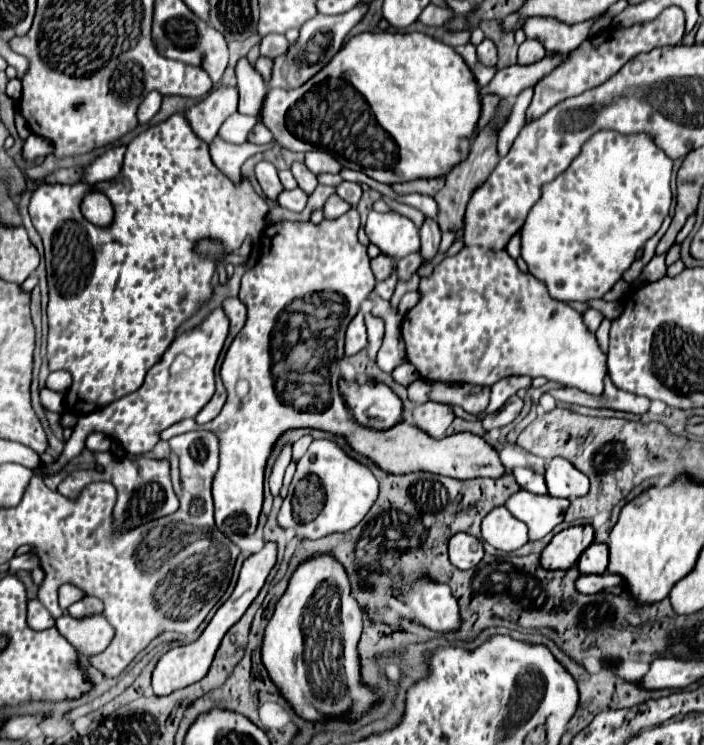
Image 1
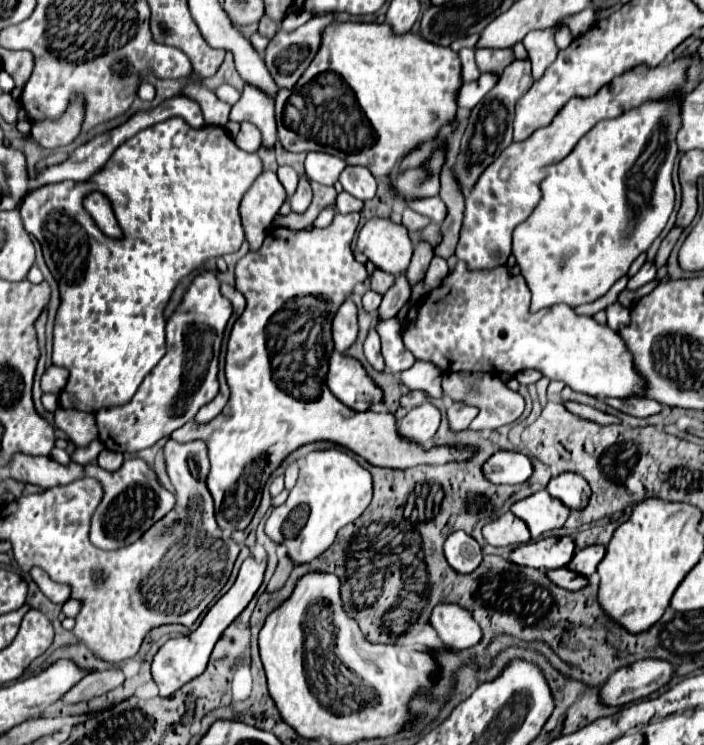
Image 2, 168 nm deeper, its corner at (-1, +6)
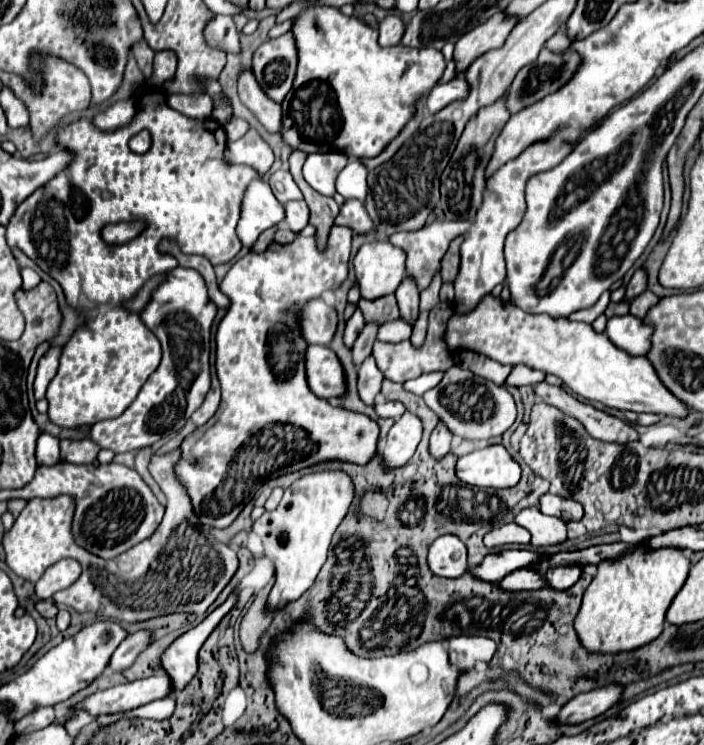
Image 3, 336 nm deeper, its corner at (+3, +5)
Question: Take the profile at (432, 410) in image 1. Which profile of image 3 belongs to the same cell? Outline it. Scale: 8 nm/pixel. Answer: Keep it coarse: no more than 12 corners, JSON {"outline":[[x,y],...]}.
{"outline":[[404,413],[382,449],[384,469],[398,469],[416,451],[422,423]]}

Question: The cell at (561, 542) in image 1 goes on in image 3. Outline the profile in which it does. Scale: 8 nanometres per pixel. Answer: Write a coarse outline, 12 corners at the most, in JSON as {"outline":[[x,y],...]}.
{"outline":[[526,549],[490,553],[470,567],[476,579],[496,583],[504,575],[538,563]]}

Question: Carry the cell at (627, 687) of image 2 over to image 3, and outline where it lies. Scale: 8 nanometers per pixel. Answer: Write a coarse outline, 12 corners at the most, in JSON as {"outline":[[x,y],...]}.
{"outline":[[624,687],[576,695],[552,721],[578,725],[616,705]]}

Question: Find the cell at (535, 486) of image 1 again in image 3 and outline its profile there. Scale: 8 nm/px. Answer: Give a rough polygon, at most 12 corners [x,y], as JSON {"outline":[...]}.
{"outline":[[502,445],[458,457],[456,477],[472,487],[504,489],[520,465]]}

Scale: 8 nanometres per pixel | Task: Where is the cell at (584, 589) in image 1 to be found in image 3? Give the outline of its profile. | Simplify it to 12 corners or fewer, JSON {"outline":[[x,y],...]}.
{"outline":[[518,569],[496,583],[502,591],[546,587],[542,573]]}

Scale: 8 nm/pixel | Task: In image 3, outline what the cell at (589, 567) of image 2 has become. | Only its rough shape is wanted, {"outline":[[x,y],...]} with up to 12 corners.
{"outline":[[578,565],[548,569],[550,589],[562,591],[578,581]]}

